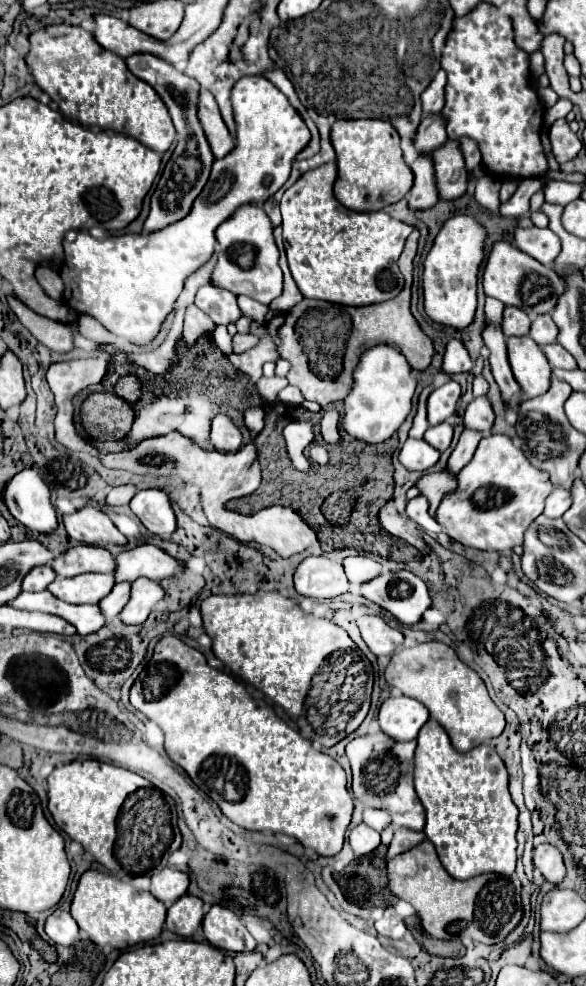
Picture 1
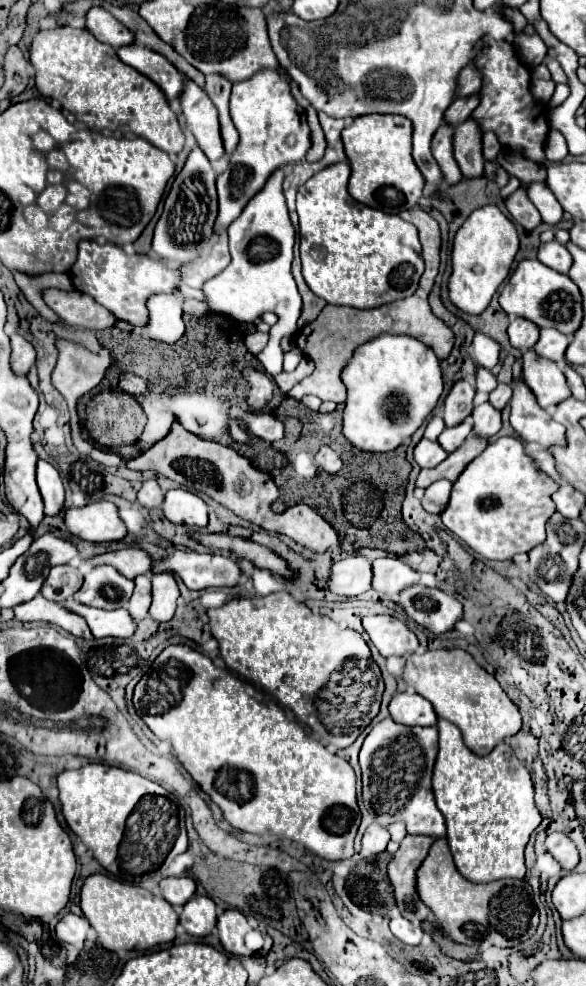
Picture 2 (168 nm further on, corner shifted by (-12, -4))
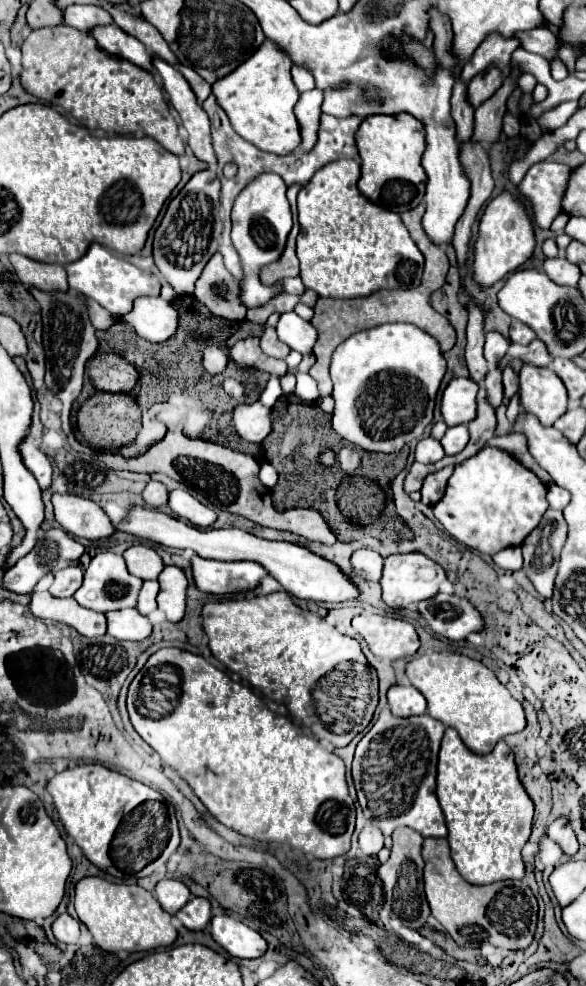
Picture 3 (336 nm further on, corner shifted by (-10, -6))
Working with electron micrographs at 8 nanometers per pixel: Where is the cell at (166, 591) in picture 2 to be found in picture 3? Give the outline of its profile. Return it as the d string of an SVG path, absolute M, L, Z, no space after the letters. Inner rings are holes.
M165 566L159 574L159 596L157 604L159 610L167 616L169 622L179 622L185 614L185 590L187 590L187 578L183 570L177 566Z

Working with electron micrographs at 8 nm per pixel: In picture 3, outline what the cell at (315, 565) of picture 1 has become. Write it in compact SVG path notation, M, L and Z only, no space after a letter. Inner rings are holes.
M361 548L351 556L351 566L353 566L353 578L379 582L383 570L383 558L375 550Z

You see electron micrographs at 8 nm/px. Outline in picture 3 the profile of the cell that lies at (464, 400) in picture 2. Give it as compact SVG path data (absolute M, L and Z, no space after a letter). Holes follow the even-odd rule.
M453 378L443 392L441 414L447 426L467 424L475 418L479 386L471 378Z

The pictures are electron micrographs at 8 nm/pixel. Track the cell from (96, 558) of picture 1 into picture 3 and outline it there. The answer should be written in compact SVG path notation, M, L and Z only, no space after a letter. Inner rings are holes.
M135 544L135 546L127 548L123 558L125 558L127 570L141 580L157 580L159 572L165 566L163 560L159 558L159 554L147 544Z

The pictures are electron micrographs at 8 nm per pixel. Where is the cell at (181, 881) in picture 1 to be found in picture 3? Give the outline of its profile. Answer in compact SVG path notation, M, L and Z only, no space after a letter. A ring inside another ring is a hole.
M161 880L155 886L155 894L169 914L177 914L189 900L189 888L179 880Z

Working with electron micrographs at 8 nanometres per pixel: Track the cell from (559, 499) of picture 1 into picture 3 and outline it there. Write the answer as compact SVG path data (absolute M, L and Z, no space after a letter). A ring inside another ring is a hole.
M551 484L547 492L547 502L553 510L563 510L569 504L569 492L565 488L559 488L557 484Z

